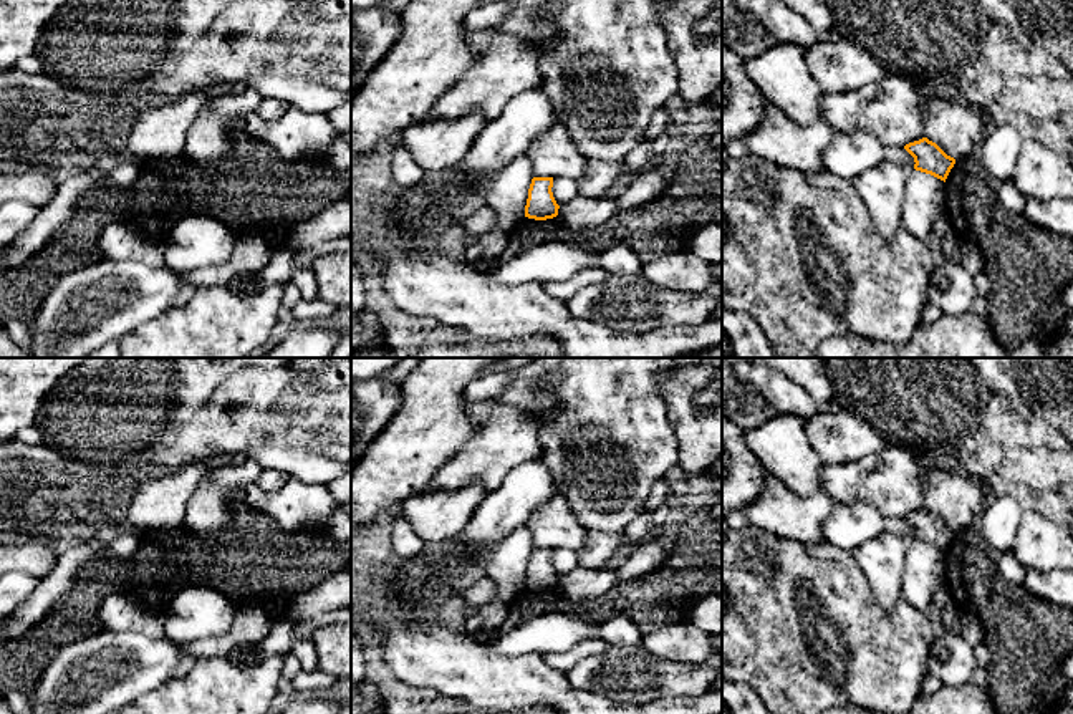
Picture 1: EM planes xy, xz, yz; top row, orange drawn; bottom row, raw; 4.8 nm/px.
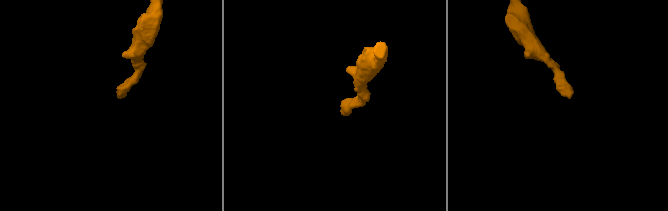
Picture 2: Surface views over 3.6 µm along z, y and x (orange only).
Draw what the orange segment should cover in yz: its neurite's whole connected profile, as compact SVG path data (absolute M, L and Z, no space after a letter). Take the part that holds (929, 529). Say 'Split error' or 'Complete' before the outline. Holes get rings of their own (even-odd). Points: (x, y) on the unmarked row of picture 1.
Complete. M922 509L909 514L904 520L914 528L914 540L931 545L945 553L955 530L947 527L936 514Z

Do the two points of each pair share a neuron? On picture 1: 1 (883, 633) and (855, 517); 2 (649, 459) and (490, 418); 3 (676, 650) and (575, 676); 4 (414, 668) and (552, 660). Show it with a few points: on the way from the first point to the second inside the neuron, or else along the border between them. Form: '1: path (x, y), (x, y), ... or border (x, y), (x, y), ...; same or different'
1: border (825, 539), (851, 552); different
2: border (512, 405), (553, 411), (537, 458); different
3: border (638, 646), (661, 660), (691, 663); different
4: border (542, 656), (550, 666), (563, 673); different

